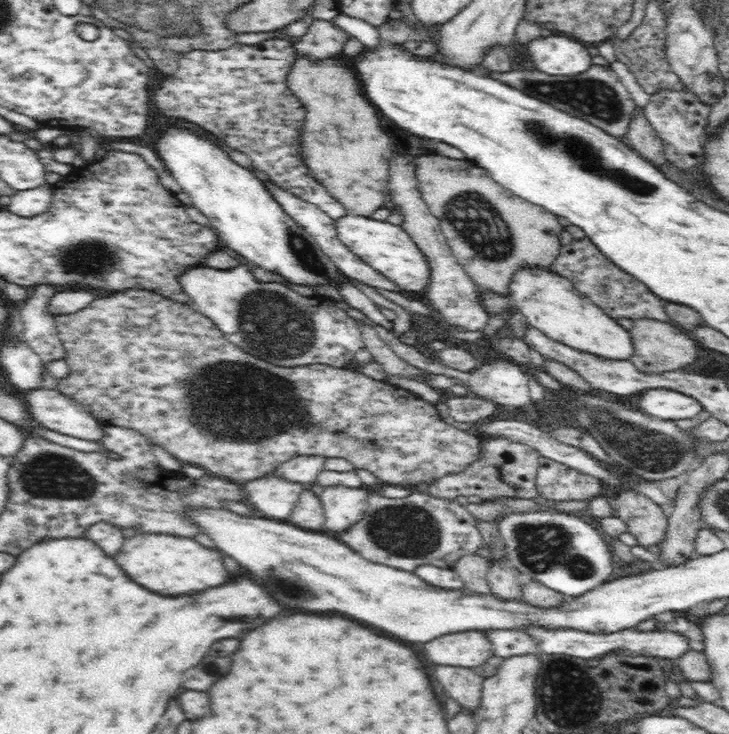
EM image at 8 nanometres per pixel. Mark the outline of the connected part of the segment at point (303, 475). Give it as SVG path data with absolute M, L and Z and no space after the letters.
M302 455L278 466L278 475L292 482L306 484L316 481L317 476L326 470L328 456Z

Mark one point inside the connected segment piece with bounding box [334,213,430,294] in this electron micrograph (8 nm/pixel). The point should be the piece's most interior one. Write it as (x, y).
(386, 247)

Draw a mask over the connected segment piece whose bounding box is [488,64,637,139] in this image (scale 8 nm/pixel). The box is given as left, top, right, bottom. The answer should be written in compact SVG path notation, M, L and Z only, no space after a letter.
M592 65L586 72L576 76L548 76L544 72L507 72L490 73L488 76L532 96L540 98L546 104L552 104L558 110L568 112L582 120L591 122L612 136L623 139L628 132L628 122L636 108L628 90L620 83L616 72L609 65Z

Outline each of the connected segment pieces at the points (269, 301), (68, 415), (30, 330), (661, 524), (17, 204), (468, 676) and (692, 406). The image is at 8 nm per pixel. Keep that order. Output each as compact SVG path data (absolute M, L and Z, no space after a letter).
M238 264L226 269L197 265L196 272L188 272L188 280L184 280L182 291L192 300L192 306L222 330L232 344L278 366L292 368L327 364L344 369L354 359L354 352L364 344L356 319L335 305L334 301L326 297L302 296L277 282L258 282L246 265Z
M34 388L23 391L23 397L28 413L32 413L34 420L40 421L44 428L82 440L101 442L105 426L88 409L60 391Z
M48 284L32 288L30 297L24 299L18 322L23 327L23 338L44 362L64 359L64 347L56 328L55 315L48 312L50 299L54 296Z
M622 490L616 496L613 507L614 516L620 518L628 526L627 531L638 538L638 544L652 546L660 544L666 538L669 525L664 507L654 503L636 490Z
M44 183L38 188L18 190L9 197L10 203L6 208L10 212L24 217L34 216L48 210L52 198L51 185Z
M438 664L434 666L434 678L442 682L447 696L461 704L462 709L472 714L479 706L484 678L474 668Z
M650 388L640 396L638 404L644 412L667 421L686 420L703 410L696 399L670 388Z

